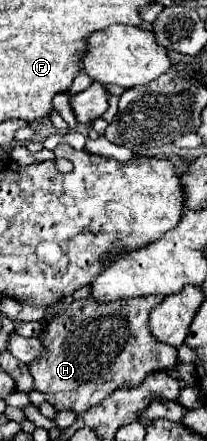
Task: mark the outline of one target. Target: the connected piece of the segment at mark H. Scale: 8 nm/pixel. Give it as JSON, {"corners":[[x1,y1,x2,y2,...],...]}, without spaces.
{"corners":[[148,295,148,297,132,297,132,299,118,299,116,303,96,303,92,297,72,301,64,315,50,317,44,323,44,329,40,331,38,339,44,345,44,355,28,363,28,369,34,379,34,389,46,395,46,401,56,411,74,411,84,413,90,407,102,403,116,387,136,387,144,381,146,375,154,371,162,371,166,367,172,367,176,363,176,349,168,345,154,343,150,331,148,331,148,315,150,311,160,305,164,295]]}

